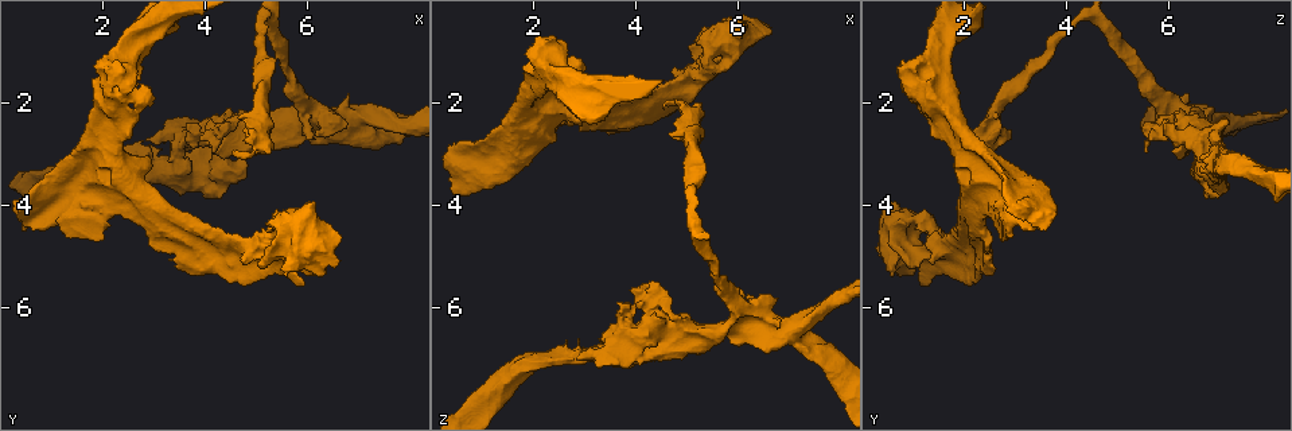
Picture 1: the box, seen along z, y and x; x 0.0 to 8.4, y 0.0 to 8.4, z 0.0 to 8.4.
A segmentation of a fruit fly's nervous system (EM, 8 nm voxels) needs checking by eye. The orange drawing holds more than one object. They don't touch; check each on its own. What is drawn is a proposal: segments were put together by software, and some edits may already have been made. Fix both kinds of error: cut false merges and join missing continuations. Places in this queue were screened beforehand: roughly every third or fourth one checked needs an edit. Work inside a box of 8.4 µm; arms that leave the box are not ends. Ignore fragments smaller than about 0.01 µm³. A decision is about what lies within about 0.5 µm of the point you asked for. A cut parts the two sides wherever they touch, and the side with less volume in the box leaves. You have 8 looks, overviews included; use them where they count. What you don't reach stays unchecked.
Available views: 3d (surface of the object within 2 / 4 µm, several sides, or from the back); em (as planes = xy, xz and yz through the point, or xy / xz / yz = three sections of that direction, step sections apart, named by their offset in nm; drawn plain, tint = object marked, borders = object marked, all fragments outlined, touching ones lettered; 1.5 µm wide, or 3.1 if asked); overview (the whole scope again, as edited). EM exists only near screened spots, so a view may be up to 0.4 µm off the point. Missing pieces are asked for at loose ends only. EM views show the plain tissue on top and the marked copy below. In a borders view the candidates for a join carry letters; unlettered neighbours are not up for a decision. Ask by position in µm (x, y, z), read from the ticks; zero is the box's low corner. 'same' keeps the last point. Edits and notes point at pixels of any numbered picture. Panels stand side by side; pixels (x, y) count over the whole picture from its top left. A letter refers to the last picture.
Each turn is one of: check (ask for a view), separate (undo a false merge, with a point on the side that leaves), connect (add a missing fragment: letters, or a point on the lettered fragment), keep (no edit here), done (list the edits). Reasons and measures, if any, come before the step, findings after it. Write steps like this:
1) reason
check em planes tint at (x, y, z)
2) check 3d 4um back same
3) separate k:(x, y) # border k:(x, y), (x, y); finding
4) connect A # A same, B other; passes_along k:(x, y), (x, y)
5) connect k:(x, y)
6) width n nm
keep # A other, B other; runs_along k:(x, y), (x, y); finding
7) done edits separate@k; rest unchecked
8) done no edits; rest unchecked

an open end
check 3d 4um back at (2.95, 1.70, 1.40)

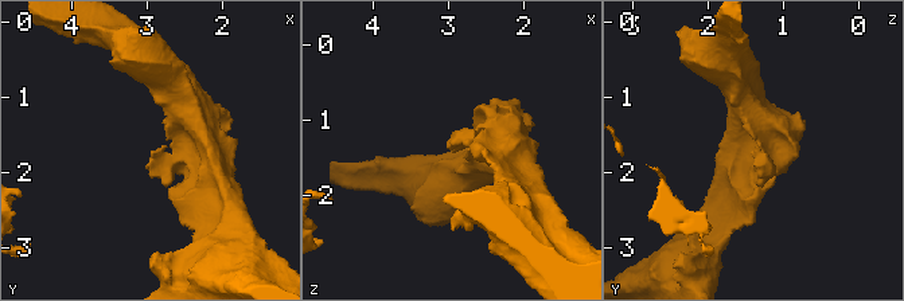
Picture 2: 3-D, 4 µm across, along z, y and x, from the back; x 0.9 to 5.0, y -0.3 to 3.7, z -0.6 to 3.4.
now the EM
check em yz step 8 tint at (2.95, 1.75, 1.45)

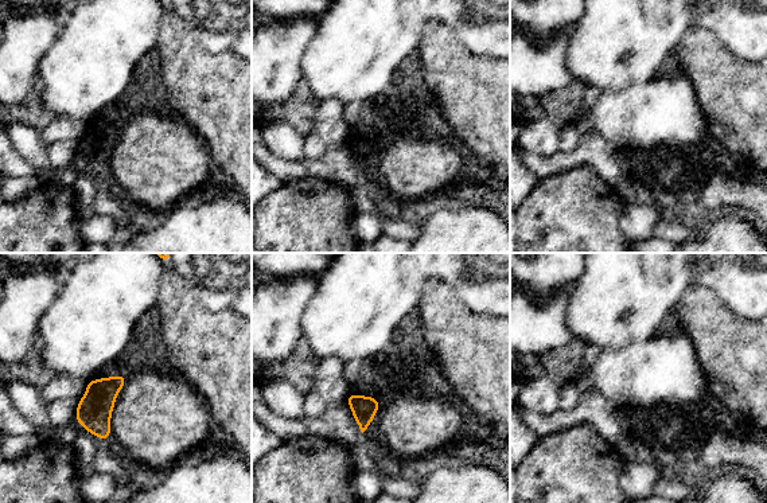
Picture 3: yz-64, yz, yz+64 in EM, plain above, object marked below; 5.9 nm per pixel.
check em planes borders same

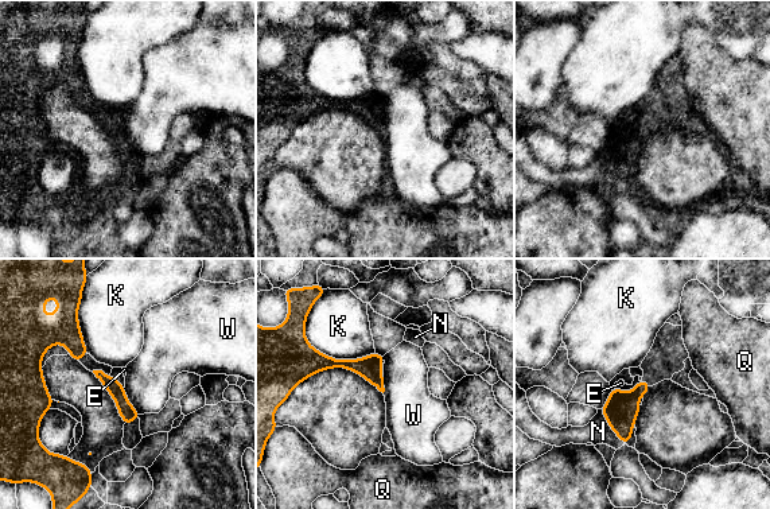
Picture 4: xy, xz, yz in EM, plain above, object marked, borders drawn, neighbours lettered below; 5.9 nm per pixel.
keep # E other, K other, N other, Q other, W other; runs_along 4:(308, 370), (361, 365), (380, 385); none of them fits

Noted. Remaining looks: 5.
closes a loop
check 3d 4um at (3.60, 4.75, 2.40)

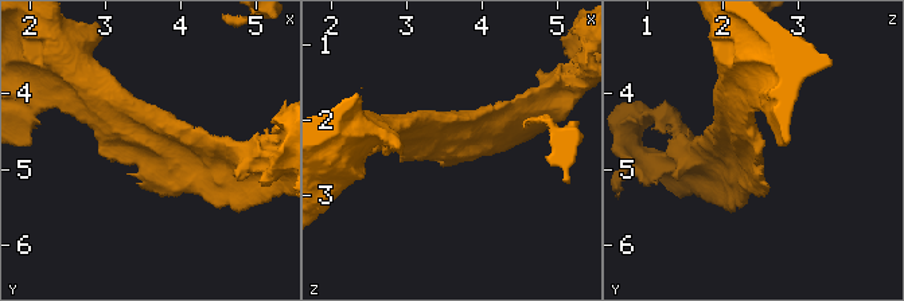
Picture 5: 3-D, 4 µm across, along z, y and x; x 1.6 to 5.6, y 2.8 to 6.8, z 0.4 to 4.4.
check em yz step 8 tint at (3.60, 4.70, 2.40)

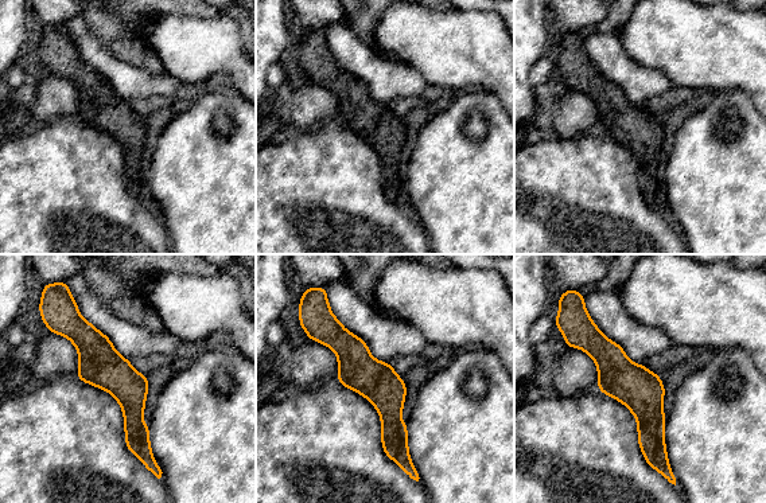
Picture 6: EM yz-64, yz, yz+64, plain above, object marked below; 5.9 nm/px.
check em yz step 8 borders same

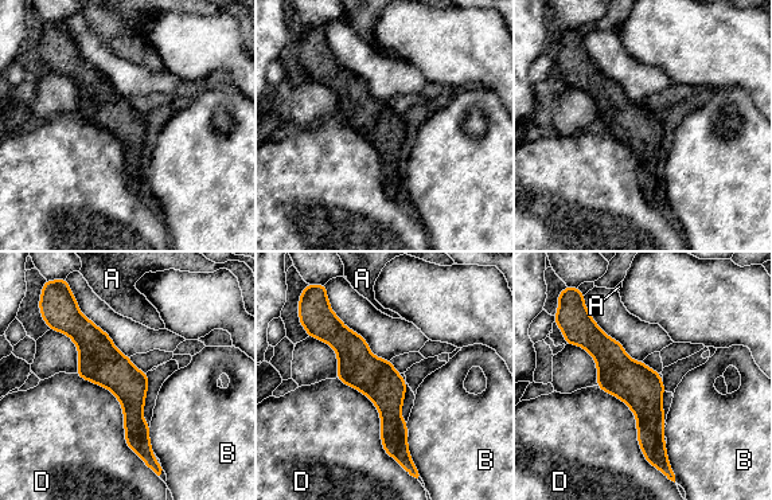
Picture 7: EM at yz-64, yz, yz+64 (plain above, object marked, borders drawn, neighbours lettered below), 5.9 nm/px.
longest_contact D 750 nm
keep # A other, B other, D other; one cell here

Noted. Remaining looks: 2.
closes a loop
check em planes borders at (2.40, 3.50, 2.10)

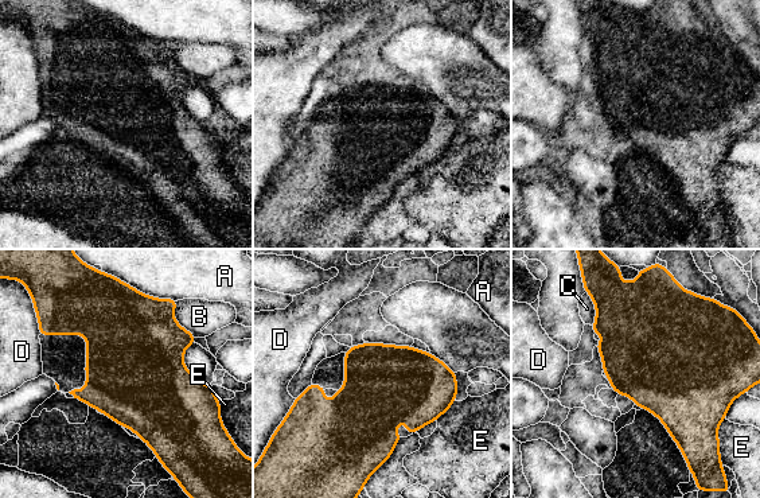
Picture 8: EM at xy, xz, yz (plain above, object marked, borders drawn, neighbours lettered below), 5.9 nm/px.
width 550 nm
keep # A other, B other, C other, D other, E other; all the same cell

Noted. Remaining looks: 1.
done no edits; rest unchecked

